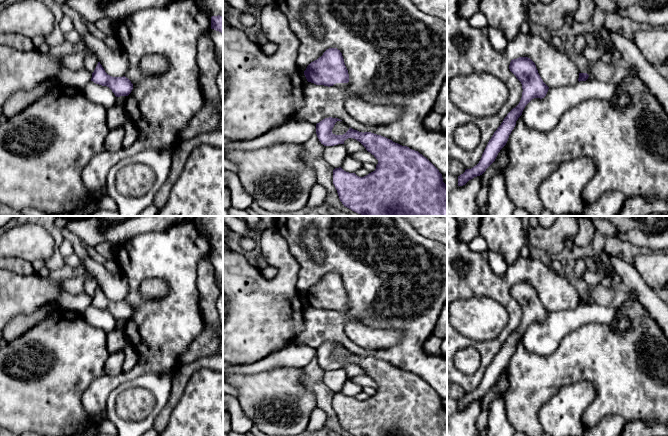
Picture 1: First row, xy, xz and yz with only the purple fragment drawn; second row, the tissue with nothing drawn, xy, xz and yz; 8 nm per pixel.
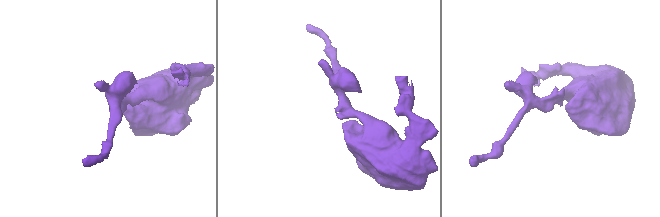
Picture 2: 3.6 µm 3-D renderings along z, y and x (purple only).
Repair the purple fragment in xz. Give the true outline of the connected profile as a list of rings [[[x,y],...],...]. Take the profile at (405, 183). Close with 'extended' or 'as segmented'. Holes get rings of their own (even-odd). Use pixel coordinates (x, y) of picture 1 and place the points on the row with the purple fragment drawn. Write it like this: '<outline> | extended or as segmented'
[[[329,117],[316,124],[316,134],[321,144],[334,146],[344,144],[346,139],[353,138],[378,160],[376,169],[364,177],[346,172],[341,167],[333,170],[333,184],[345,207],[362,216],[447,216],[447,185],[443,182],[442,174],[426,157],[418,151],[371,132],[363,133],[349,128],[345,134],[335,135],[332,129],[337,121],[342,120]]] | as segmented

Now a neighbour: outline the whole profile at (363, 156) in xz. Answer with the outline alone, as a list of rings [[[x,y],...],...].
[[[367,150],[360,151],[356,153],[350,154],[354,159],[360,161],[361,163],[373,163],[375,165],[378,164],[378,160]]]

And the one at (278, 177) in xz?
[[[278,143],[263,148],[223,153],[223,157],[235,163],[237,175],[247,193],[260,207],[275,212],[300,211],[307,206],[310,191],[317,184],[316,172],[303,155],[303,144]]]

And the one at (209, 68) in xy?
[[[211,29],[200,35],[197,43],[197,62],[200,70],[200,84],[202,92],[220,112],[223,105],[217,86],[217,75],[220,65],[215,58],[215,47],[211,39]]]

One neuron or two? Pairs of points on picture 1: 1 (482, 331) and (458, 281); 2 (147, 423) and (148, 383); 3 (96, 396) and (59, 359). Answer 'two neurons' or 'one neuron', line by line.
1: two neurons
2: one neuron
3: two neurons

